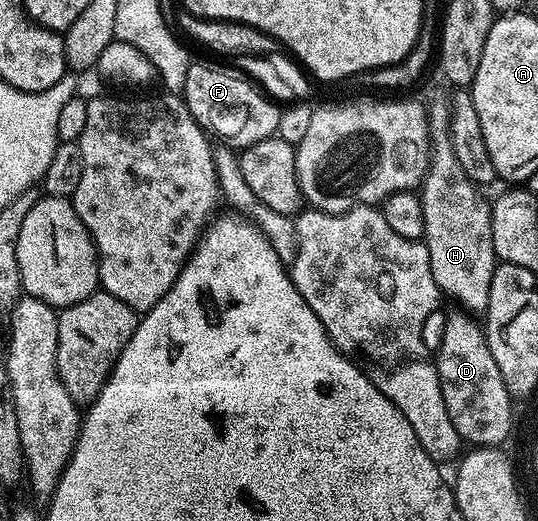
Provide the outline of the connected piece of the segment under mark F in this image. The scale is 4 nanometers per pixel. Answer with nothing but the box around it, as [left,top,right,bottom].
[183,63,281,150]

